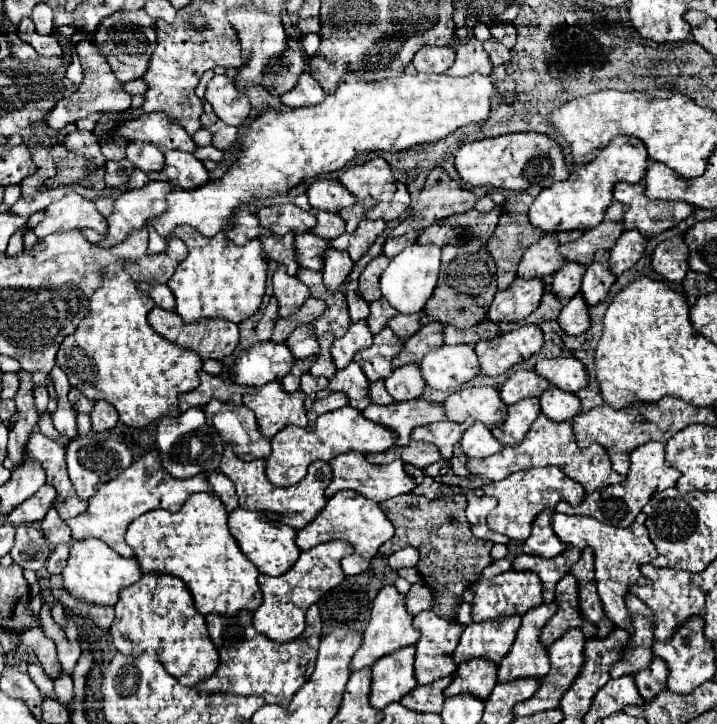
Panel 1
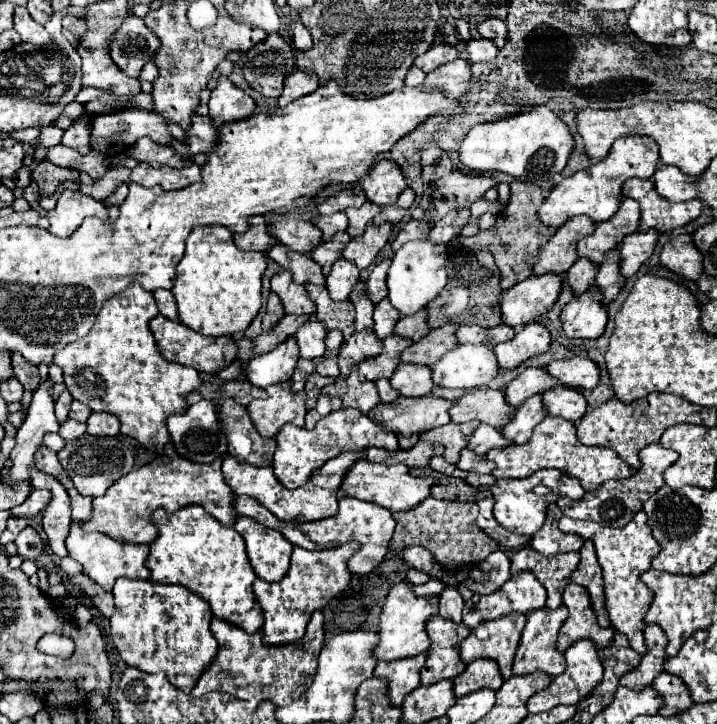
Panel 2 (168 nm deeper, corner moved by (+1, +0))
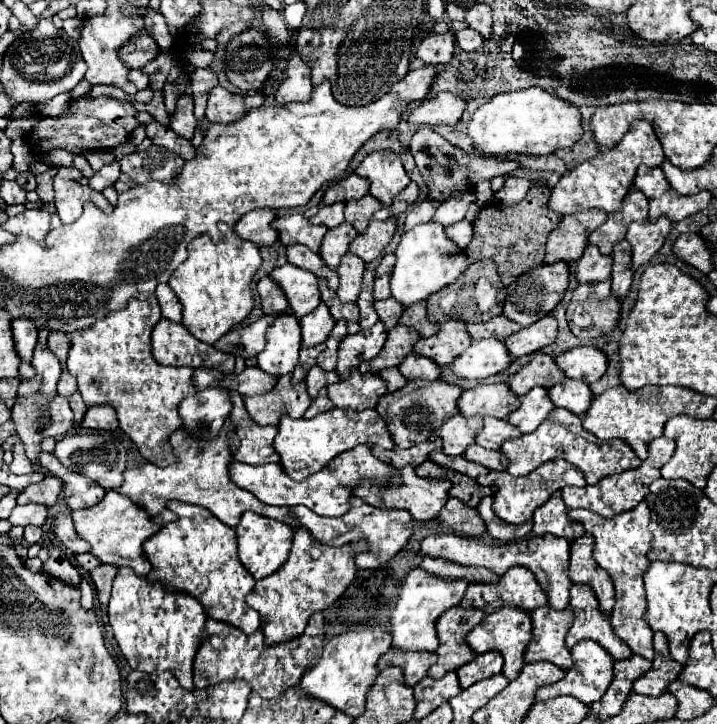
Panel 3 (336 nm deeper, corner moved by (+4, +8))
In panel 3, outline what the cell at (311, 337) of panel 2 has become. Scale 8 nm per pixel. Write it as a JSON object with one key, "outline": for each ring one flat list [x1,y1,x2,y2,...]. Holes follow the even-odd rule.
{"outline":[[319,303,315,311,299,319,299,325,301,325,301,345,313,347,313,345,323,343,329,337,335,325,335,319,331,317,325,303]]}

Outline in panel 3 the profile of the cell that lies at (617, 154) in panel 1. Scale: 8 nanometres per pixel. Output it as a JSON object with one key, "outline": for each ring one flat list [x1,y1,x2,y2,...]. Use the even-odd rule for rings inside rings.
{"outline":[[633,121,625,137,613,149,601,151,599,157,589,159,577,165,575,169,571,169,569,173,565,173,559,179,559,183,551,189,551,197,547,205,559,215,567,215,567,213,583,211,583,209,603,209,607,213,619,211,623,197,627,195,631,187,637,167,639,165,659,167,663,161,665,161,665,155,663,155,661,143,653,127,649,125,649,121]]}

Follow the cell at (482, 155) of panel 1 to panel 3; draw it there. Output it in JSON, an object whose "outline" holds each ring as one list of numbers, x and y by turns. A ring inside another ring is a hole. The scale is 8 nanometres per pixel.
{"outline":[[529,87,515,93,501,93,481,105,467,123,467,135,473,147,483,155,505,157,509,153,541,157,557,149,571,147,581,139,581,113,569,101,563,101,541,87]]}

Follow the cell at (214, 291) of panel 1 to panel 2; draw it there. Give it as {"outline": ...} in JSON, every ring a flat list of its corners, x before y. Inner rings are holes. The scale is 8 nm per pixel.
{"outline":[[196,227,186,240,184,259,178,263,172,287,180,321,208,337,244,331,262,307,260,277,264,271,264,253,238,249,226,227]]}

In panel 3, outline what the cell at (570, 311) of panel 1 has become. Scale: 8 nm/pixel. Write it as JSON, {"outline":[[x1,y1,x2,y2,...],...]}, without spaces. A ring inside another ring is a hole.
{"outline":[[611,281,579,285,567,307,567,321,573,335,581,339,603,337,619,319,619,299,611,295]]}

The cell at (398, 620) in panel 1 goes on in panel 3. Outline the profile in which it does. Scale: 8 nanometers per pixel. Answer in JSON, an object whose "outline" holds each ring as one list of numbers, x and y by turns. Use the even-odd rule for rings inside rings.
{"outline":[[415,567,403,581,401,595,391,611,391,633,393,633,393,649,401,651,435,651,439,645,437,633,435,633,435,621,437,617,449,609,457,607,461,603,461,597,467,589,467,581,457,579,457,581,445,581,437,577,429,577,421,567]]}

